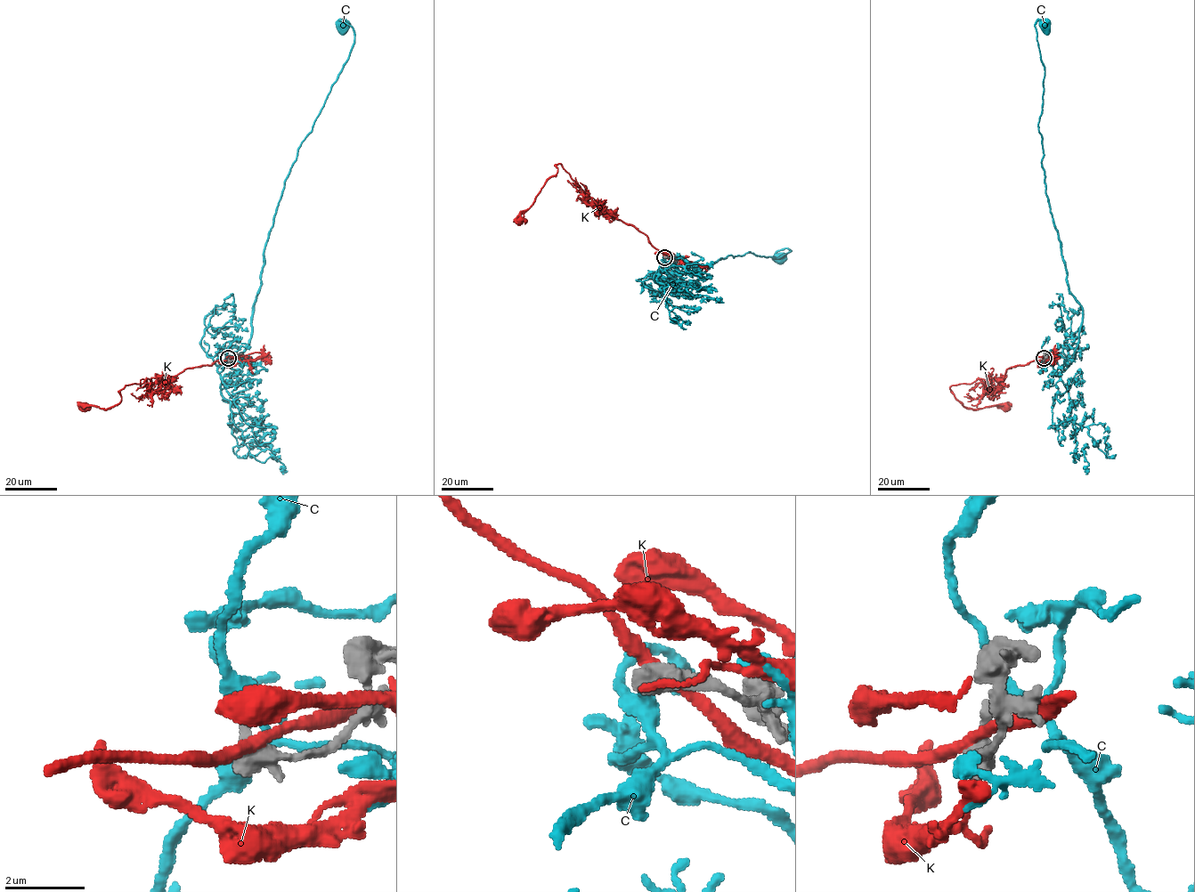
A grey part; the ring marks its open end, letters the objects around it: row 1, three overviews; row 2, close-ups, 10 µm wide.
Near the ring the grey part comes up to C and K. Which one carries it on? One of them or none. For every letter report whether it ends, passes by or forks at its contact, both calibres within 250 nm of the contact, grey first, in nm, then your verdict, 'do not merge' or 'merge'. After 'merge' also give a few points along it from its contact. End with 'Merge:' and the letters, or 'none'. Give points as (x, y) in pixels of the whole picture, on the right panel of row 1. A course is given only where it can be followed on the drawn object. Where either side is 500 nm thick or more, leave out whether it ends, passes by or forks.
C: it passes by; 360 nm thick on the grey side, 360 nm on the other; merge; it runs (1044, 357), (1056, 370), (1065, 366), (1082, 320), (1042, 165), (1044, 69), (1035, 26), (1044, 25)
K: 750 nm thick on the grey side, 280 nm on the other; do not merge
Merge: C

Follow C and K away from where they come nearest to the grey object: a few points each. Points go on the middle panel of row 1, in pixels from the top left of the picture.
C: (664, 258), (659, 270), (667, 286), (688, 295), (727, 255), (777, 258), (791, 250), (779, 250), (780, 258)
K: (665, 256), (633, 226), (585, 201), (583, 191), (560, 164), (556, 166), (557, 172), (516, 223)

